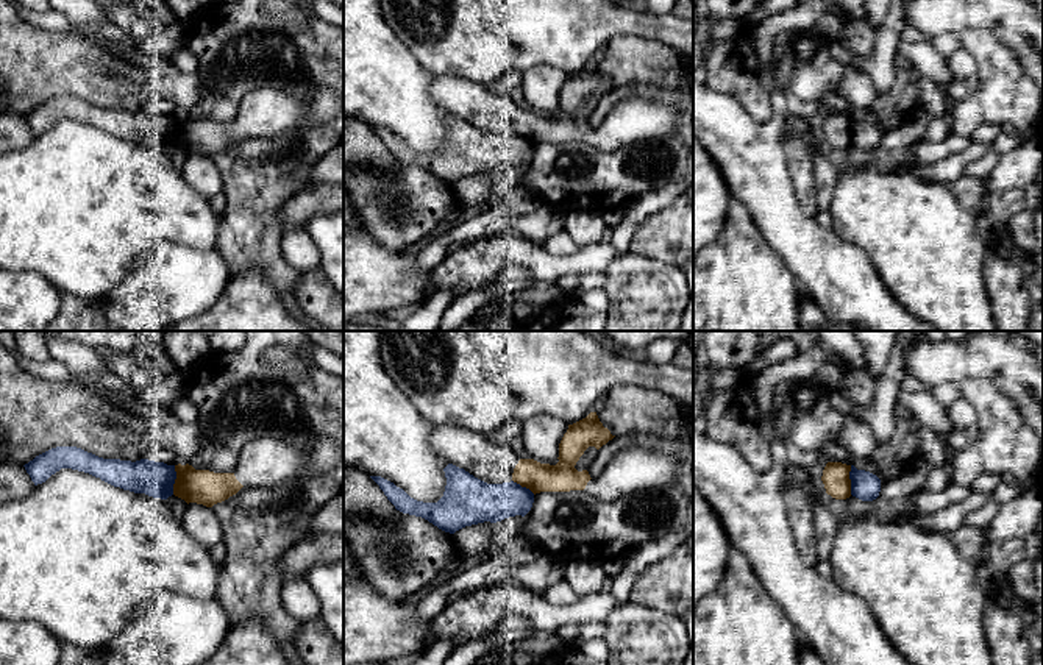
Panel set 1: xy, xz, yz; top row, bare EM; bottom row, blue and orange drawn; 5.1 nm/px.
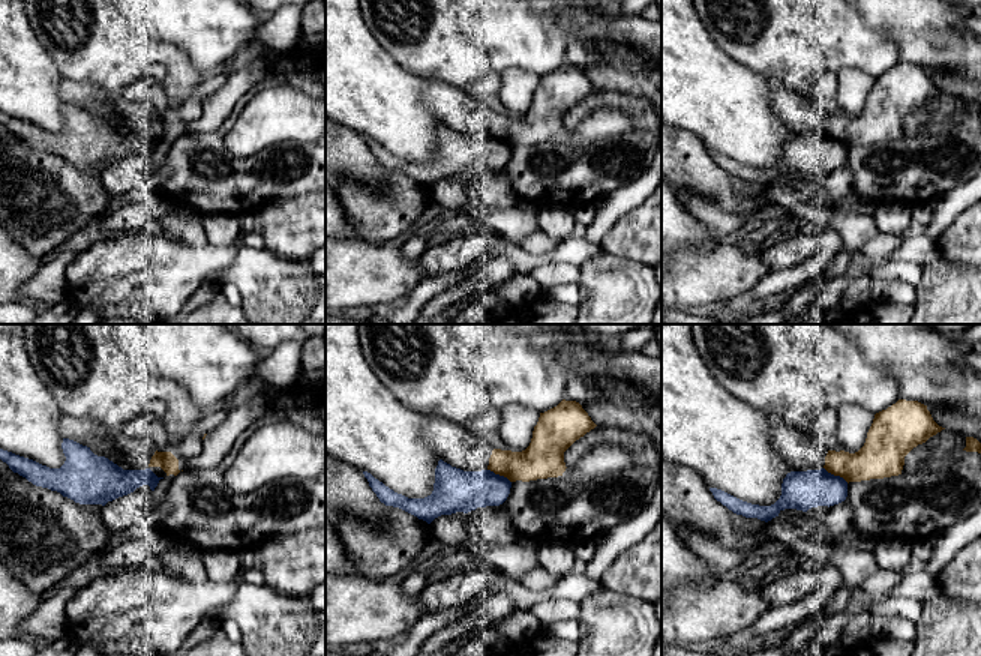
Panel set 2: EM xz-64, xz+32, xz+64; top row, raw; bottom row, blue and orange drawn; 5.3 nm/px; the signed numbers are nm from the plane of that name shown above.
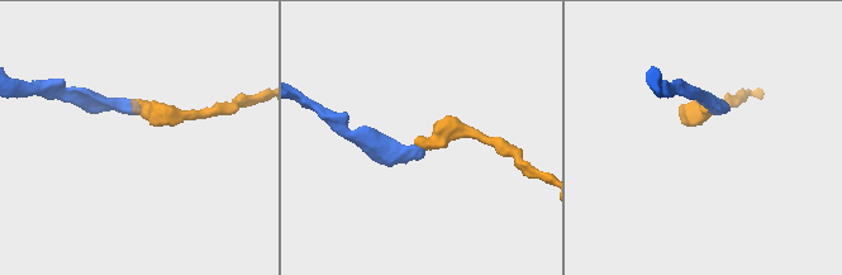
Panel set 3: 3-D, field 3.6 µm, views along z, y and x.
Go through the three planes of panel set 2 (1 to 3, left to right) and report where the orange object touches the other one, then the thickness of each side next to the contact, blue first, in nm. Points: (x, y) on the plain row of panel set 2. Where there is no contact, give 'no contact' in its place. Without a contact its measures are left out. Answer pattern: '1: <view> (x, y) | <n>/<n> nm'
1: no contact
2: xz+32 (498, 138) | 220/200 nm
3: xz+64 (836, 140) | 200/220 nm

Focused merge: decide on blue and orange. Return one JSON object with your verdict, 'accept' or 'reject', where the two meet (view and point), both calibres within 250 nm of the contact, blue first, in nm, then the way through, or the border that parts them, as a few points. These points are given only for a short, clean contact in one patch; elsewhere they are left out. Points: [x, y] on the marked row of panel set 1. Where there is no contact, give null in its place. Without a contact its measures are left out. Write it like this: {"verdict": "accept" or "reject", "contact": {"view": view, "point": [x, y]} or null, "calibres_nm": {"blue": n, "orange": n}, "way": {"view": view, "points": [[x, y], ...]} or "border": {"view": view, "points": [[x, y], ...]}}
{"verdict": "reject", "contact": {"view": "xy", "point": [175, 478]}, "calibres_nm": {"blue": 180, "orange": 180}}

